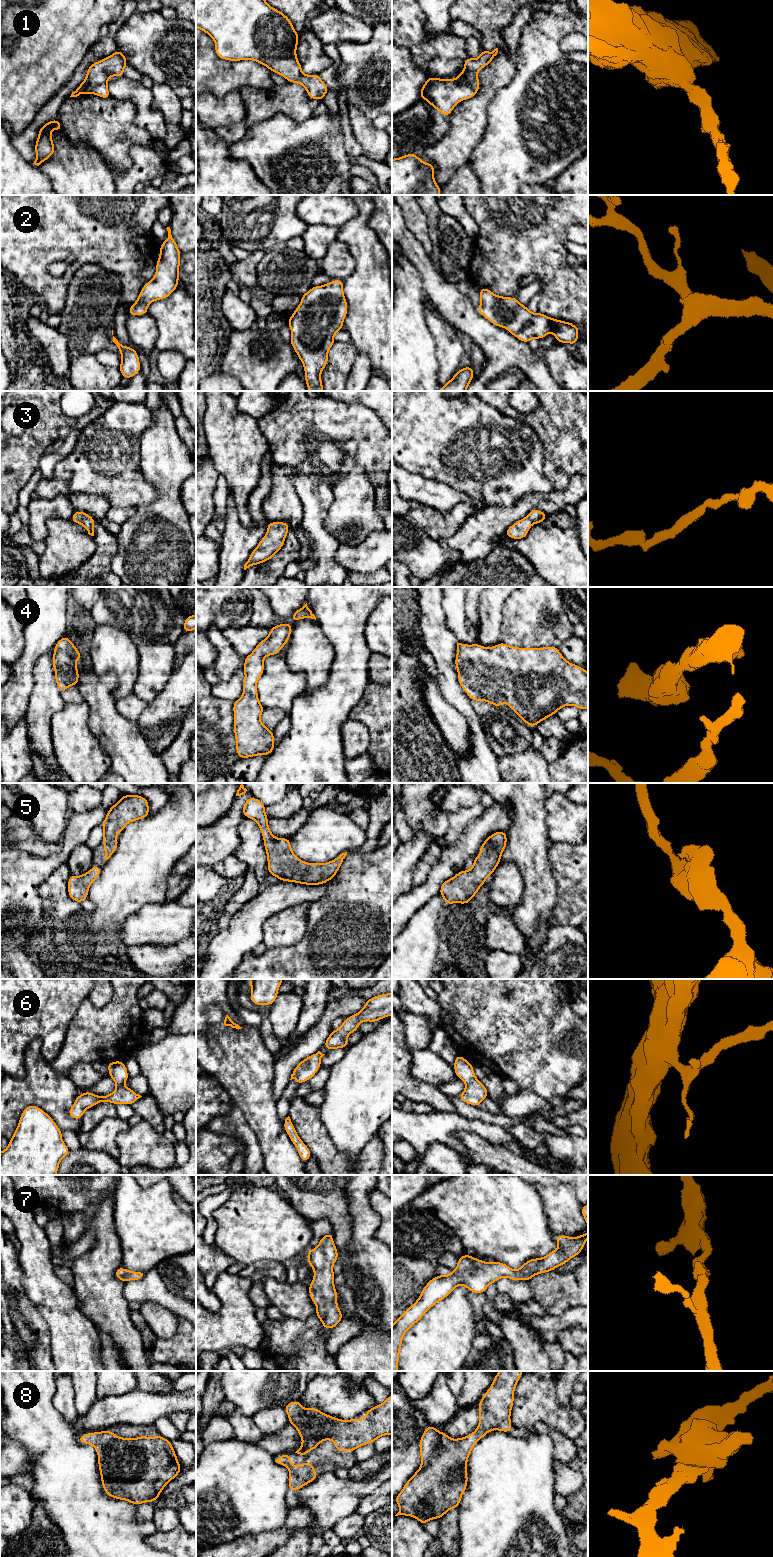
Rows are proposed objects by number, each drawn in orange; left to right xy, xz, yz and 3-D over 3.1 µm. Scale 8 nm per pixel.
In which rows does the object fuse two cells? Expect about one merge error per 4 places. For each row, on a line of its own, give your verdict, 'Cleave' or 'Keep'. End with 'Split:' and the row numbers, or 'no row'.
1: Keep
2: Keep
3: Keep
4: Keep
5: Keep
6: Keep
7: Keep
8: Keep
Split: no row

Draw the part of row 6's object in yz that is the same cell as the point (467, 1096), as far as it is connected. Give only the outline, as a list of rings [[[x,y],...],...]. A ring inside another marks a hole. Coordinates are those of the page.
[[[458,1054],[453,1067],[456,1077],[466,1084],[466,1088],[458,1098],[465,1103],[479,1107],[484,1099],[489,1096],[486,1087],[476,1078],[473,1065]]]

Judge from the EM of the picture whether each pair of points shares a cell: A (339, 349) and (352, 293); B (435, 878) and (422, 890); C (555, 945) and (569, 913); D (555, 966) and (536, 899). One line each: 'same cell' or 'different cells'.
A: different cells
B: same cell
C: different cells
D: different cells

